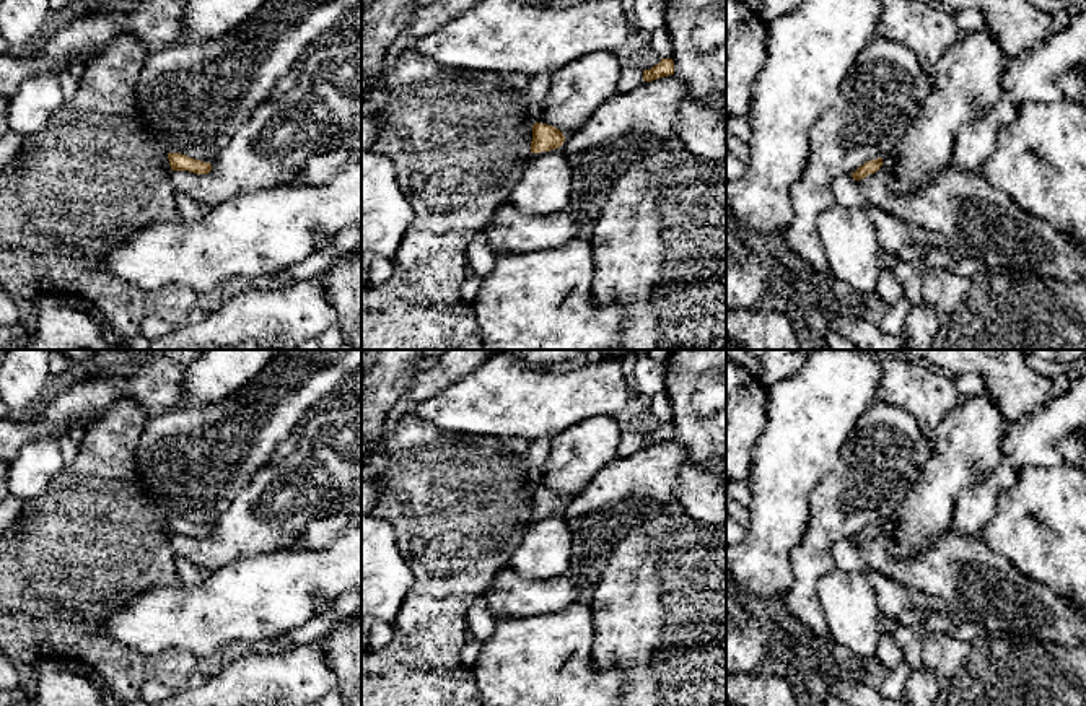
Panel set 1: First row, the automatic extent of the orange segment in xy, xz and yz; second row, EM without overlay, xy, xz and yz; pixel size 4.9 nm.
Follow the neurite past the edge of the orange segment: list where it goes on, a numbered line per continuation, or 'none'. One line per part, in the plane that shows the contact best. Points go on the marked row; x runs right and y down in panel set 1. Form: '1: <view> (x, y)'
none

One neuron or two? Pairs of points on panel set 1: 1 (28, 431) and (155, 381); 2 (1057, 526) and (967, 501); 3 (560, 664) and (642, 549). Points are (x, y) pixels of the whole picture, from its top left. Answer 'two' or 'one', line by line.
1: one
2: two
3: two

